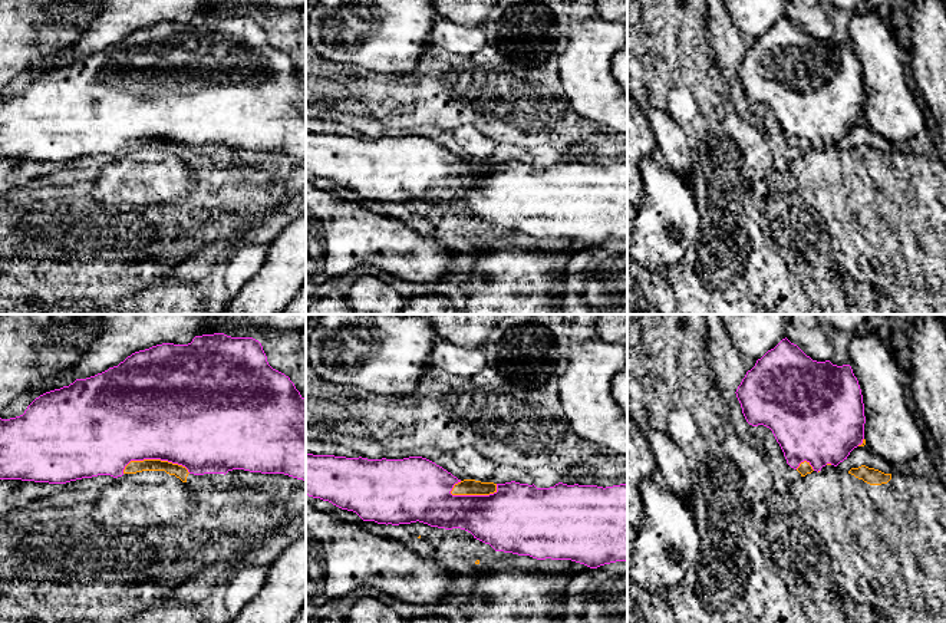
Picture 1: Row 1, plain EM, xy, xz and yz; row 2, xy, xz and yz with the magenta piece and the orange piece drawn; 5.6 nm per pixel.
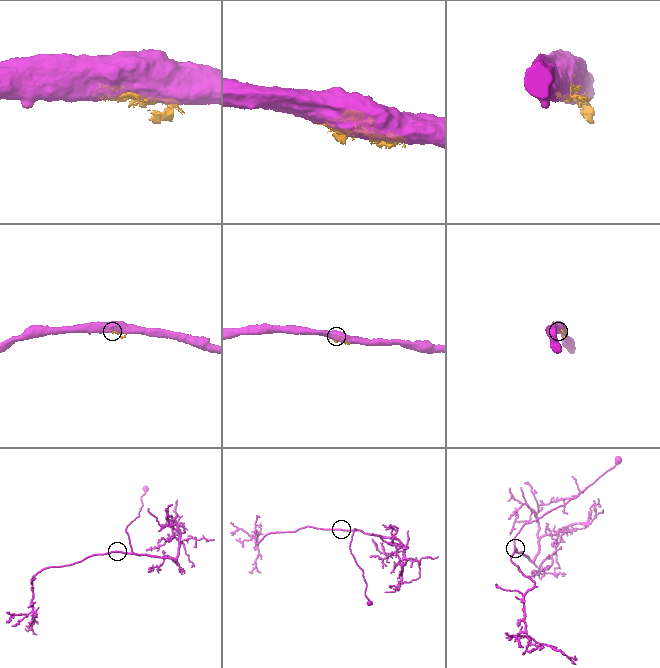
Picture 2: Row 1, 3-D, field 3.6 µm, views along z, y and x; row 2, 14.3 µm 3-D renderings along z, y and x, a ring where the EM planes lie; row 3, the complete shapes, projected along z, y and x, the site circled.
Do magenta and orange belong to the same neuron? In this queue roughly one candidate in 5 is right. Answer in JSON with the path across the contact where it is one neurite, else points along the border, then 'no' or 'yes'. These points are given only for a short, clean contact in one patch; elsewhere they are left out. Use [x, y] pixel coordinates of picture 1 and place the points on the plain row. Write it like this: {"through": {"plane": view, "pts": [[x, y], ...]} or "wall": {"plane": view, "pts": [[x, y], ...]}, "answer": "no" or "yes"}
{"answer": "no"}

